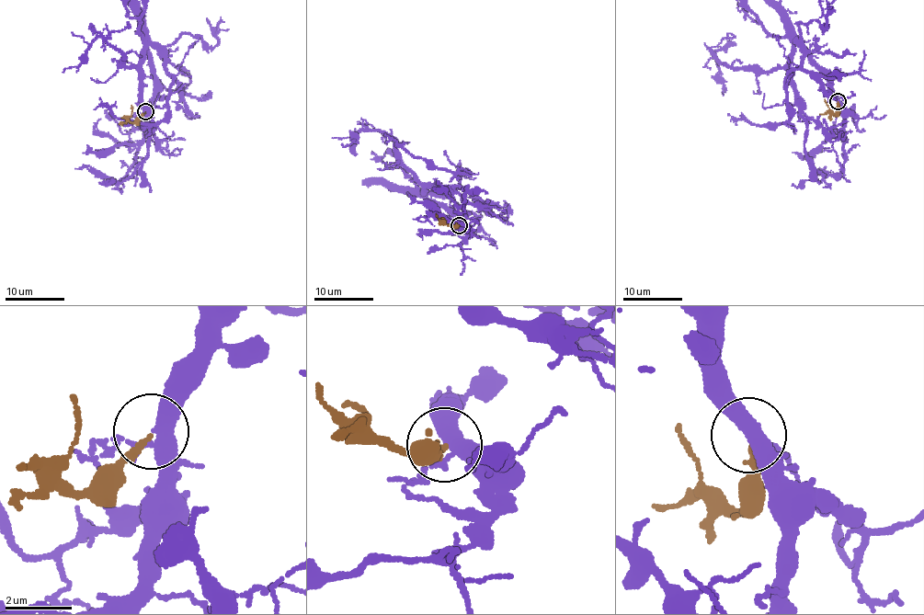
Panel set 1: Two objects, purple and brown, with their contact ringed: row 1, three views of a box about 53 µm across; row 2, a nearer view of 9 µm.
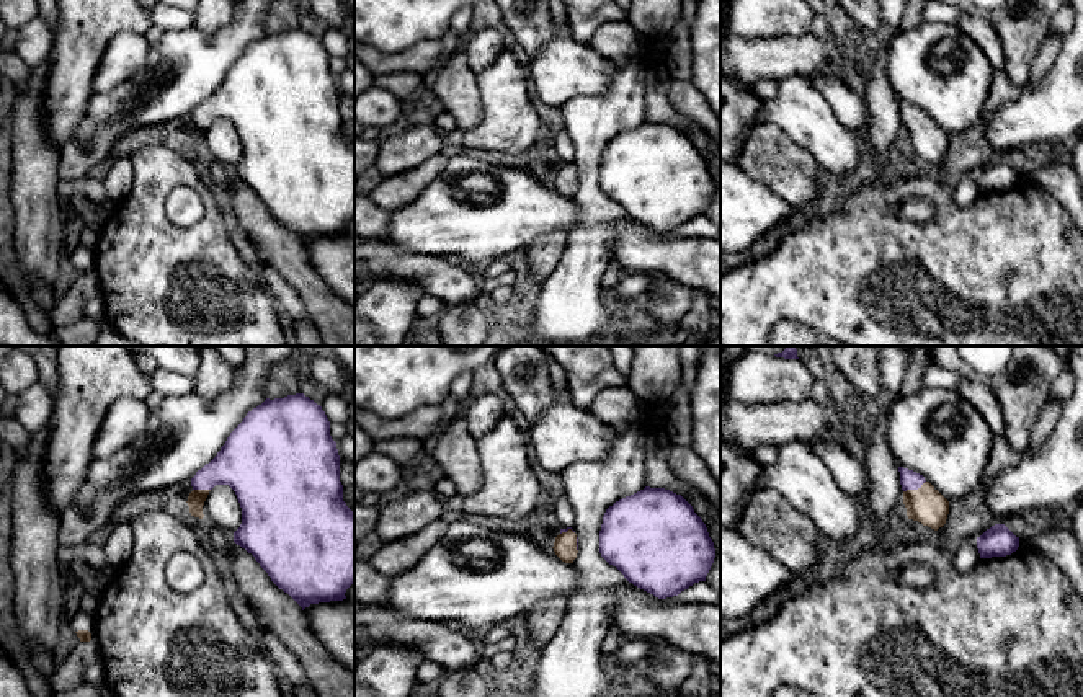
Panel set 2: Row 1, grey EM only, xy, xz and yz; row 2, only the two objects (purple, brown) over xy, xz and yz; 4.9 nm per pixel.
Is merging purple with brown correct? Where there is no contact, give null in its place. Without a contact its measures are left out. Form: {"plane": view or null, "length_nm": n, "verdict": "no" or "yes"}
{"plane": "yz", "length_nm": 130, "verdict": "yes"}

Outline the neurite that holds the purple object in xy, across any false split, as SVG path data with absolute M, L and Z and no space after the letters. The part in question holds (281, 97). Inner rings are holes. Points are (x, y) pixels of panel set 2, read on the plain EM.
M296 28L266 33L248 46L217 90L191 113L193 126L186 135L191 150L204 152L204 135L216 119L229 119L242 142L242 158L234 166L234 176L252 188L271 215L302 245L310 238L346 233L346 224L354 219L354 147L343 135L340 90L320 39L304 28Z

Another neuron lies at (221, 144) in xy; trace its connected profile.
M216 119L203 140L203 149L212 163L234 168L242 158L242 142L229 119Z

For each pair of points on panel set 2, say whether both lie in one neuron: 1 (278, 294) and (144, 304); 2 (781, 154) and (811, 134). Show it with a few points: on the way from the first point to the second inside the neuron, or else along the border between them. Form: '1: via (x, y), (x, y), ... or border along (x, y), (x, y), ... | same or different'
1: border along (257, 273), (263, 289), (275, 301) | different
2: border along (762, 128), (783, 129), (814, 157), (817, 168) | different

